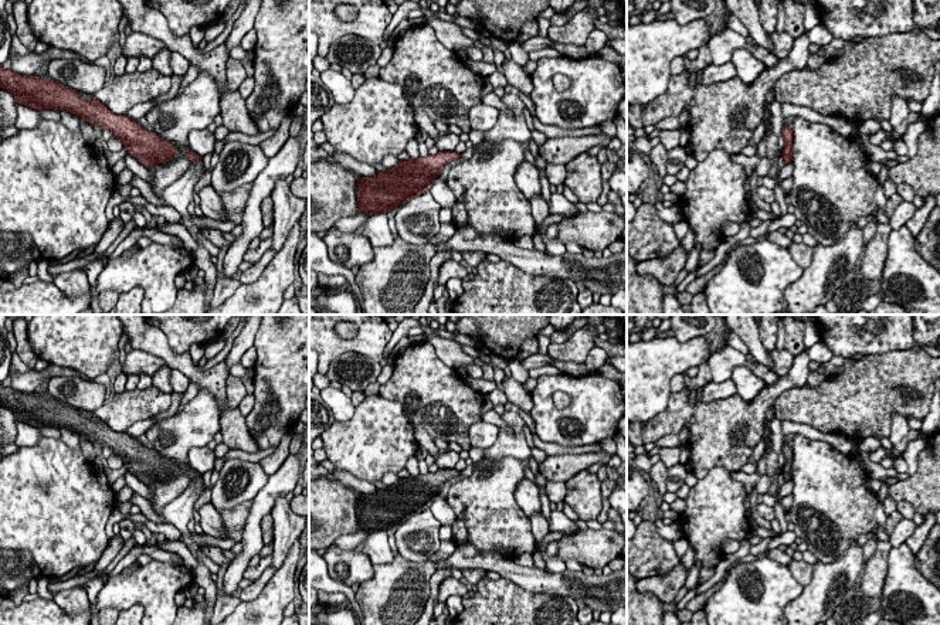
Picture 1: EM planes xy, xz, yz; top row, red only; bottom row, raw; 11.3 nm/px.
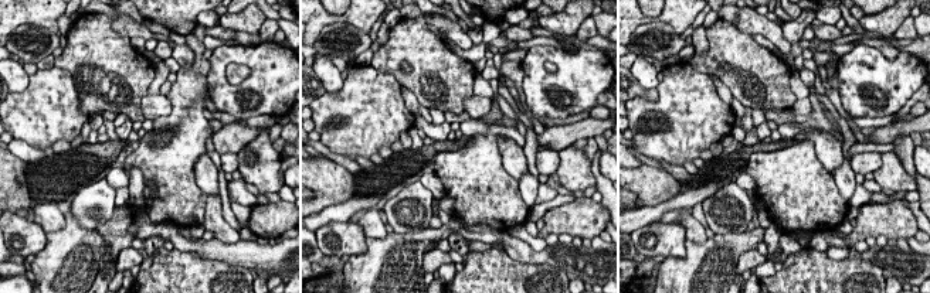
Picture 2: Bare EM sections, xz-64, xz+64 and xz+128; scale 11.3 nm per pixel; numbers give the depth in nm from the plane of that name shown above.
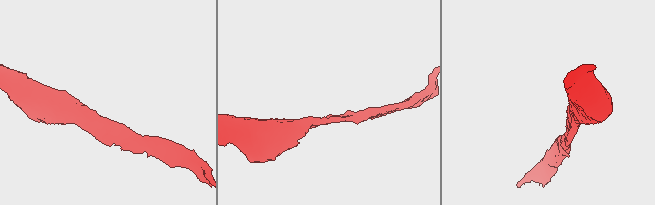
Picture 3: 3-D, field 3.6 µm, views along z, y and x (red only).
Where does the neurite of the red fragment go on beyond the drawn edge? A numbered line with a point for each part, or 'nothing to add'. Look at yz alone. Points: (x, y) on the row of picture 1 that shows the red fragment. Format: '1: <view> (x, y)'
nothing to add

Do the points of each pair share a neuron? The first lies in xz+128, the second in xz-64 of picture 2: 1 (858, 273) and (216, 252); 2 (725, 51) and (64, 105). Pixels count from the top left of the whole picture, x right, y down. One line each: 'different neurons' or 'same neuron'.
1: different neurons
2: different neurons

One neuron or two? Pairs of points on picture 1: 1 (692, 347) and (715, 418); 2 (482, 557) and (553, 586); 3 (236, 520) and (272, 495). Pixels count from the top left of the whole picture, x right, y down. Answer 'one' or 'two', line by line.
1: two
2: one
3: two

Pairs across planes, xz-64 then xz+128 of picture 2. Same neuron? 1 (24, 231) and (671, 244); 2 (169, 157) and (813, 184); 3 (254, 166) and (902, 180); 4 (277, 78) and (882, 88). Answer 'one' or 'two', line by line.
1: one
2: one
3: one
4: one

